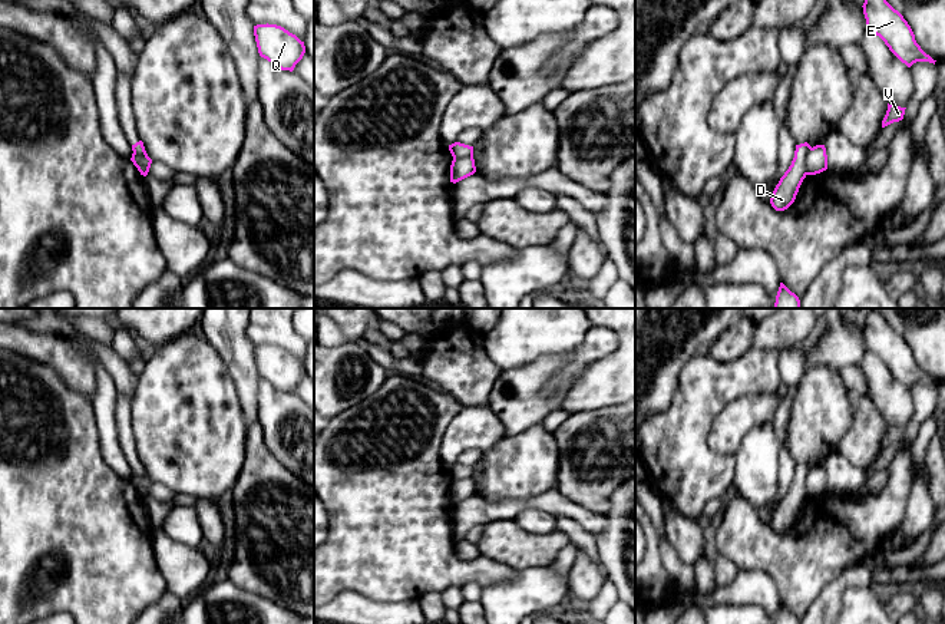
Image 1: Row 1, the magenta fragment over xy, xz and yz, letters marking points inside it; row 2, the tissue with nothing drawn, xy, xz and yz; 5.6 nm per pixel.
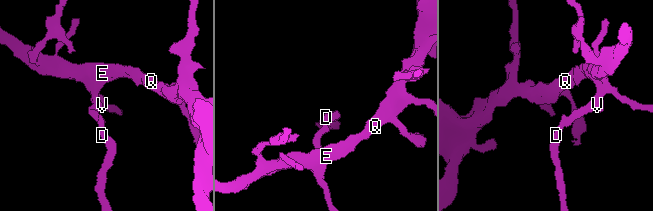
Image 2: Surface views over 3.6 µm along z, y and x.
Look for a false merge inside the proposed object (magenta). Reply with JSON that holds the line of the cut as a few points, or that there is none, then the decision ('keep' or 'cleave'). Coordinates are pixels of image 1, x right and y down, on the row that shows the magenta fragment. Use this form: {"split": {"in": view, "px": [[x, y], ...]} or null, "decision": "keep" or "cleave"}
{"split": {"in": "yz", "px": [[810, 147], [806, 155], [806, 174]]}, "decision": "cleave"}

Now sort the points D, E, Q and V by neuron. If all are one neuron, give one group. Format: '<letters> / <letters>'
D / E Q V

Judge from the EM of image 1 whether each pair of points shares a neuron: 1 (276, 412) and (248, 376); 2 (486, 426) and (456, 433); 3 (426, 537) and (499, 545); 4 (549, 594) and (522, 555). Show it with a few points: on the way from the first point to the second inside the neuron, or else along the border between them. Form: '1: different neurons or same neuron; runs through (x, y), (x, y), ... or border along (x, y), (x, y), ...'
1: different neurons; border along (261, 379), (257, 388), (257, 421)
2: same neuron; runs through (479, 428), (471, 428), (463, 433)
3: different neurons; border along (479, 554), (511, 567)
4: different neurons; border along (547, 565), (519, 570)

